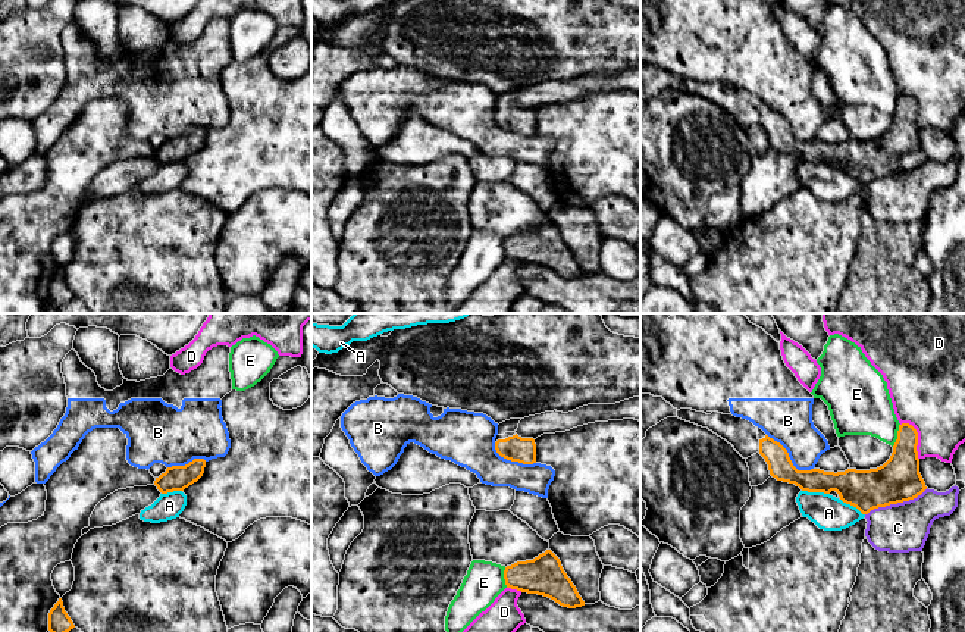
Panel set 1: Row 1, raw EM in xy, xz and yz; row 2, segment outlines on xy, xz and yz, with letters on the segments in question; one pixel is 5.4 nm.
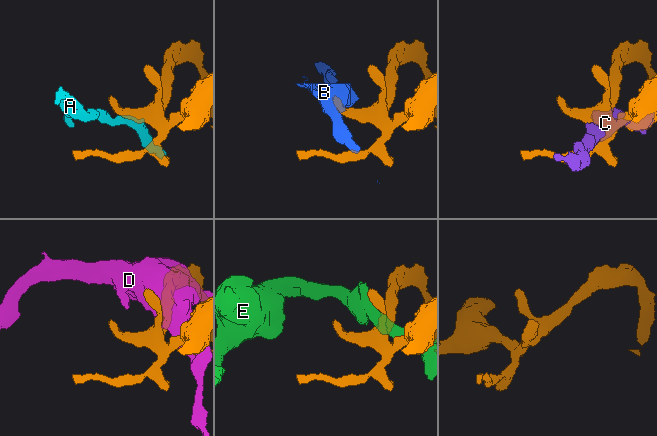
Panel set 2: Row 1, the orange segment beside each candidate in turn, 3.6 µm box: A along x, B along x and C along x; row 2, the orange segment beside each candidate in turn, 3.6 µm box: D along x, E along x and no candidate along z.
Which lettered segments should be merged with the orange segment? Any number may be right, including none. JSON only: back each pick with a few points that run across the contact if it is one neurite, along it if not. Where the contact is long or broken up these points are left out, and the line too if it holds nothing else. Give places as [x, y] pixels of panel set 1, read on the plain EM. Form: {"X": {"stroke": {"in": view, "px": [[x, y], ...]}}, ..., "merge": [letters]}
{"merge": []}

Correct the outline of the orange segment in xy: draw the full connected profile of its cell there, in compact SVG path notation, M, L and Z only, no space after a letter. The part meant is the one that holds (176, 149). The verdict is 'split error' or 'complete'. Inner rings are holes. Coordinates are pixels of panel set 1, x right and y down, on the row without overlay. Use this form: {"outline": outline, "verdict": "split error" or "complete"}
{"outline": "M194 129L185 137L167 138L165 144L156 148L154 156L162 165L184 162L203 147L204 138L204 129Z", "verdict": "complete"}

